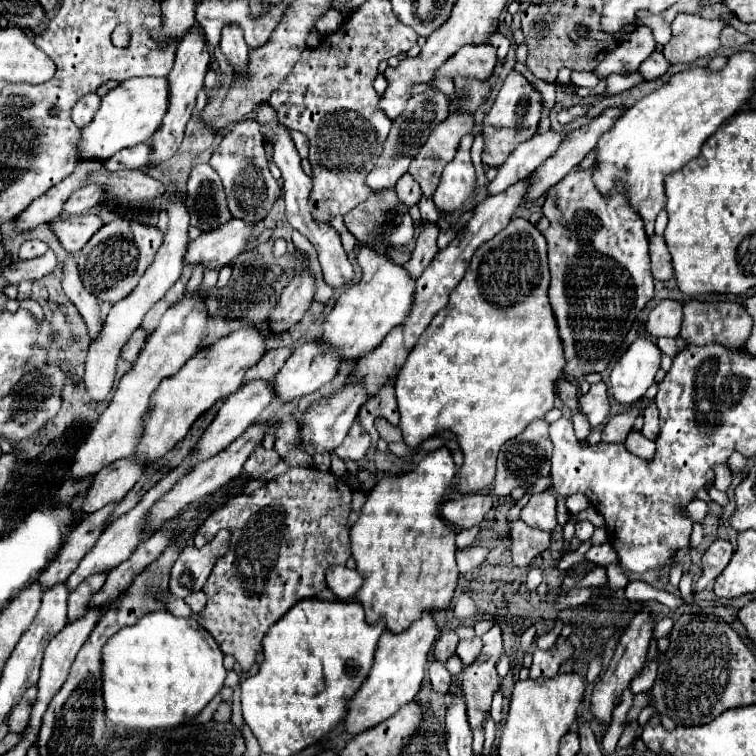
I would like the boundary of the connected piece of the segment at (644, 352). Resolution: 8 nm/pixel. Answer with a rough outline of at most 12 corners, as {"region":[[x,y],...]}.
{"region":[[638,337],[610,373],[620,403],[644,397],[660,371],[662,351]]}

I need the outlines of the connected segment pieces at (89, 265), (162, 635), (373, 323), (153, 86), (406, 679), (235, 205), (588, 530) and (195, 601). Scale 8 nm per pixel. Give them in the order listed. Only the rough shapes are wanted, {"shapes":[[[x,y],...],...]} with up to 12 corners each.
{"shapes":[[[104,225],[78,253],[94,297],[118,303],[154,261],[162,231]],[[154,611],[110,637],[106,717],[194,719],[226,679],[196,619]],[[362,245],[322,343],[360,359],[414,305],[416,279]],[[134,77],[102,97],[82,159],[150,141],[168,109],[166,77]],[[432,613],[382,633],[344,719],[356,735],[416,697],[440,635]],[[254,119],[210,157],[230,213],[262,221],[282,189]],[[590,521],[576,523],[576,537],[588,541],[594,533]],[[204,591],[186,597],[186,603],[194,613],[200,613],[206,607]]]}

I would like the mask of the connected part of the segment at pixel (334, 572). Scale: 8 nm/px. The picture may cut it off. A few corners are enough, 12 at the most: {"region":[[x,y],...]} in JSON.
{"region":[[330,567],[326,583],[338,599],[350,599],[364,577],[356,569]]}

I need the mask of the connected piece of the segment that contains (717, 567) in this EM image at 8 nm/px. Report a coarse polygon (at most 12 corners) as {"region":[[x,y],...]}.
{"region":[[716,539],[702,557],[704,573],[696,583],[702,591],[730,563],[732,543]]}

